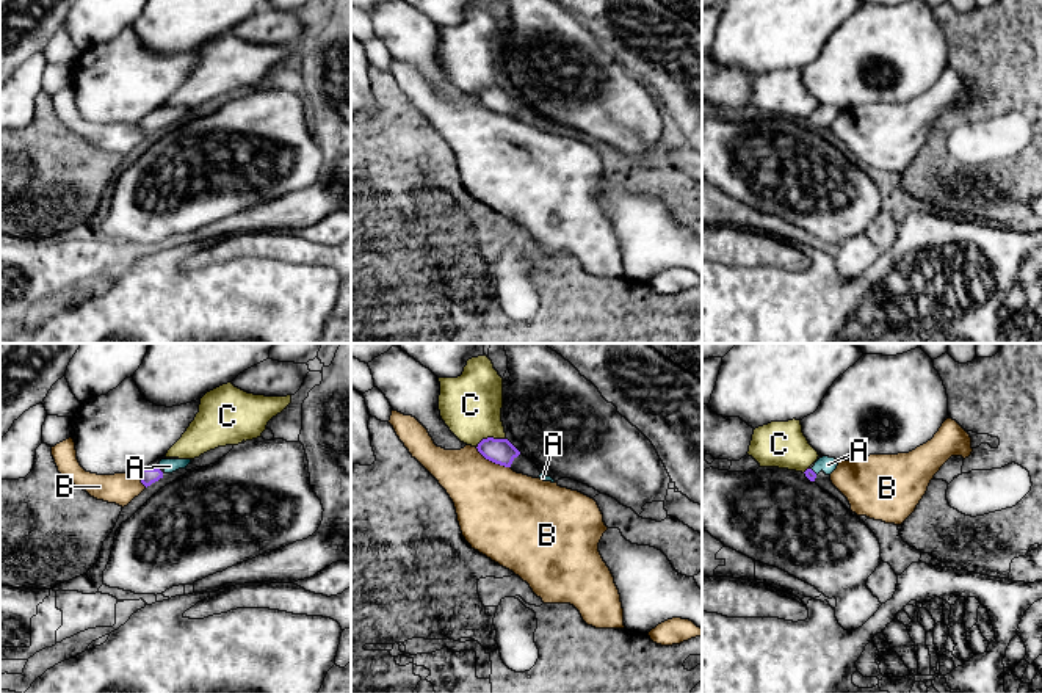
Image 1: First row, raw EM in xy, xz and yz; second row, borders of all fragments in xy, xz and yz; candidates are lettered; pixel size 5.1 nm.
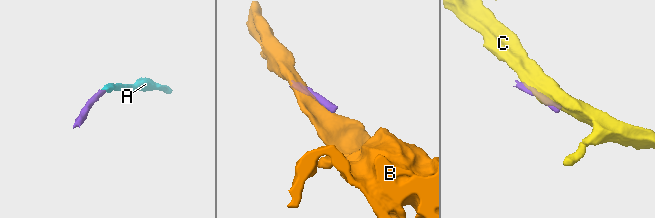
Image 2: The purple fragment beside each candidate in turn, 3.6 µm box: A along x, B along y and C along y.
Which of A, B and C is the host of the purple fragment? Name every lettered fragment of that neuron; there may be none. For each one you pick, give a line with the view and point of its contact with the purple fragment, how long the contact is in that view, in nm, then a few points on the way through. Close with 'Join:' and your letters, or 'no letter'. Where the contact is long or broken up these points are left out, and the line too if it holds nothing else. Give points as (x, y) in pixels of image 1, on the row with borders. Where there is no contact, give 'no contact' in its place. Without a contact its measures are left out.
A: contact yz (812, 471); length 50 nm; way yz (809, 472), (812, 471), (820, 464), (828, 464)
Join: A

